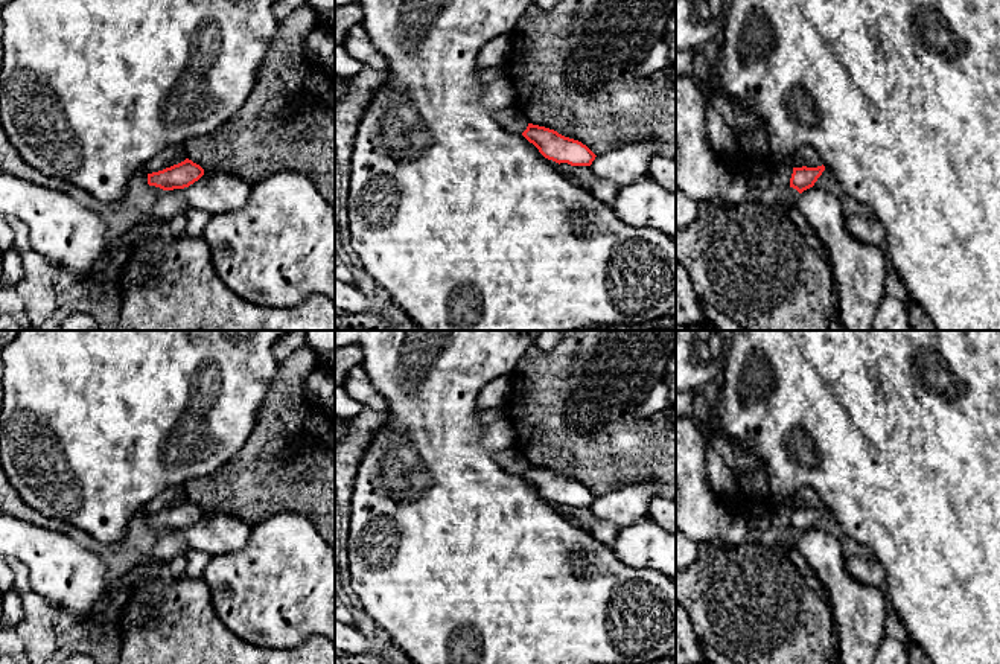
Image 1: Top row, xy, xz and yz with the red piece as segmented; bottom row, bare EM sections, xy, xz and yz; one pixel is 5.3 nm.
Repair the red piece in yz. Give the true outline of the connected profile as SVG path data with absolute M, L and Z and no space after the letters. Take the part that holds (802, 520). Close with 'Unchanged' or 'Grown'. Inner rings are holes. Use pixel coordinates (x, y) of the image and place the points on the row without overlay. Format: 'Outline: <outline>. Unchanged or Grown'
Outline: M817 507L817 509L793 509L793 515L790 519L790 528L796 530L799 535L804 532L810 530L814 527L817 519L822 516L825 512L825 507Z. Unchanged

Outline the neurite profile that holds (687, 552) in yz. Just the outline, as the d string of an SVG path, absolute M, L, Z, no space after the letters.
M676 528L676 570L683 570L693 565L700 551L700 547L693 539Z

